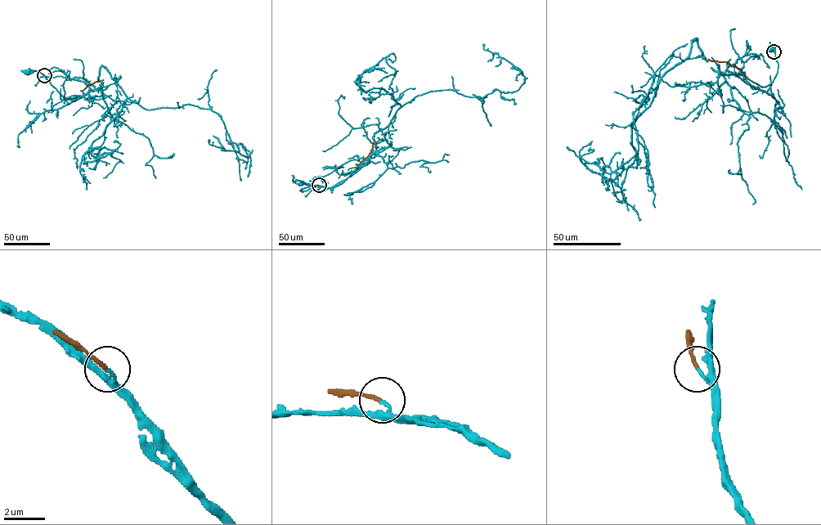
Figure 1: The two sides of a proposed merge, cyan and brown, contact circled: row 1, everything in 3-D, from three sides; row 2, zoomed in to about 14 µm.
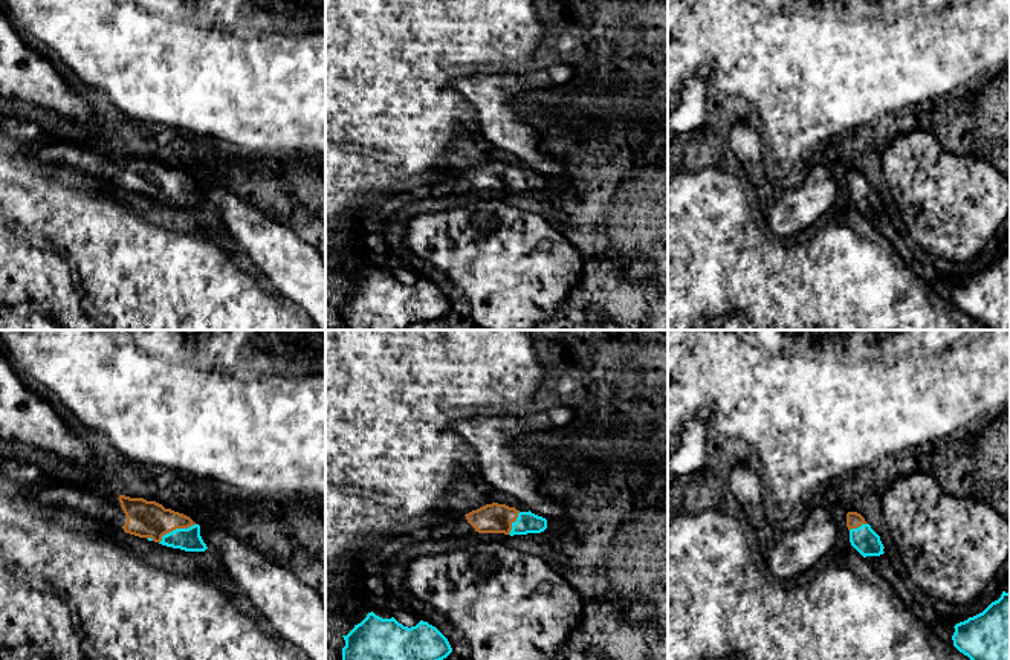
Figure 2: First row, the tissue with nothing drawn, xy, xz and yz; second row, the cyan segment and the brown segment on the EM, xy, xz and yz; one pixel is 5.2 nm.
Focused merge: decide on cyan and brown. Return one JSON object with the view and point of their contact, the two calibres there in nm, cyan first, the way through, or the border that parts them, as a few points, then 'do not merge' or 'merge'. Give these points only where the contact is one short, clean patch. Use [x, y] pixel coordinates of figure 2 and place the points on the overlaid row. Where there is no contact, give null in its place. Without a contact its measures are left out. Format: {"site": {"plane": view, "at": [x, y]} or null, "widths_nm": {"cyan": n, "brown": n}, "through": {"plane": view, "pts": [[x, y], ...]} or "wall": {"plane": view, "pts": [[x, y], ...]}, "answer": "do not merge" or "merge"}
{"site": {"plane": "xy", "at": [176, 529]}, "widths_nm": {"cyan": 120, "brown": 190}, "answer": "do not merge"}

